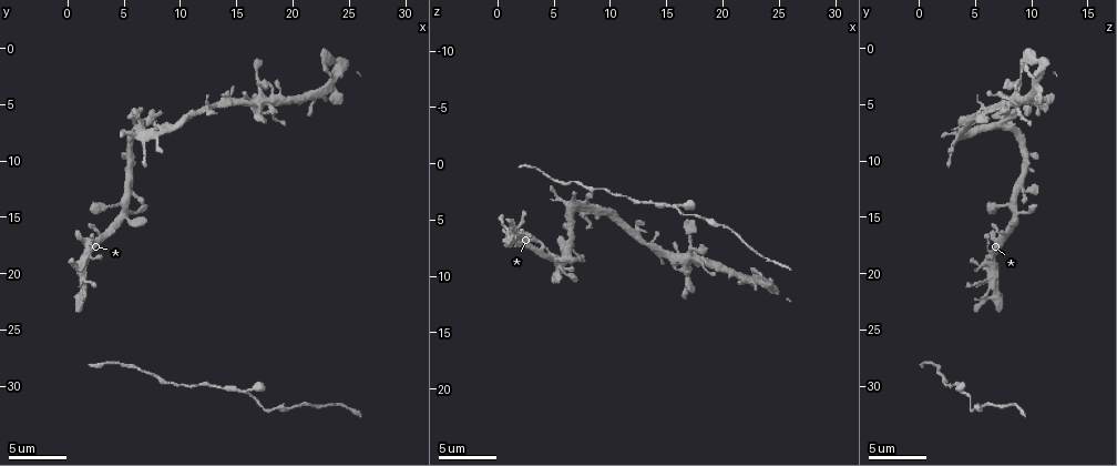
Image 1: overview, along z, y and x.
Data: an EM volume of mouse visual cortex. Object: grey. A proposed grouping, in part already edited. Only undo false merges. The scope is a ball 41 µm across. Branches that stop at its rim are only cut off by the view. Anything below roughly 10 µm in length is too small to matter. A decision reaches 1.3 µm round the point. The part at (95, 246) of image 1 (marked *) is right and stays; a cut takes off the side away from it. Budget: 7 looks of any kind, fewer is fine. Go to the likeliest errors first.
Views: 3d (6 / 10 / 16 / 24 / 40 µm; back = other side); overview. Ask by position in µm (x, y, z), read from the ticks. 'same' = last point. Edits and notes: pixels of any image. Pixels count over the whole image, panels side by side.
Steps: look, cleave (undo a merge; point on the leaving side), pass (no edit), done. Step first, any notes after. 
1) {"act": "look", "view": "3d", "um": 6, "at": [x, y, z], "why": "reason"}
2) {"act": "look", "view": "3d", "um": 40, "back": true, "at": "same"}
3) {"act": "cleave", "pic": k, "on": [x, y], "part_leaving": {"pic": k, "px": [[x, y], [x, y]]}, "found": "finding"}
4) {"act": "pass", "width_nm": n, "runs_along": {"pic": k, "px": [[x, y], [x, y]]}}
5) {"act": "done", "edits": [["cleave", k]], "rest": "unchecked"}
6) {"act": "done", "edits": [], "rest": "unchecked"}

{"act": "look", "view": "3d", "um": 6, "at": [15.8, 30.6, 3.8], "why": "two arms in line, one across"}

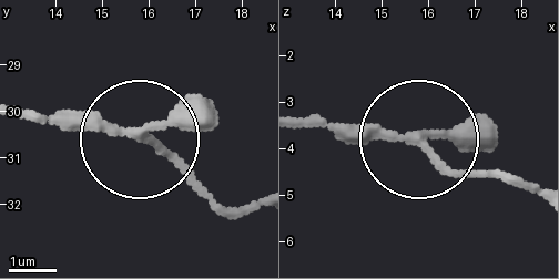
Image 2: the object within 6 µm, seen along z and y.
{"act": "pass", "arms": 3, "found": "continuous, no second neuron"}

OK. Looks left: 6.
{"act": "look", "view": "3d", "um": 10, "at": [15.0, 5.0, 7.8], "why": "three-way junction"}

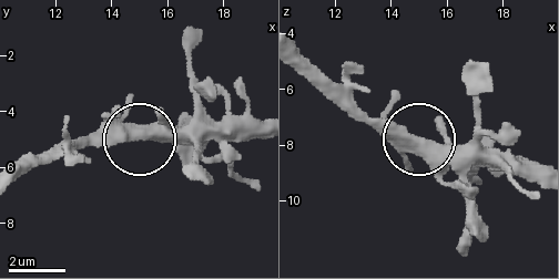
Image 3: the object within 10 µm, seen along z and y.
{"act": "look", "view": "3d", "um": 6, "at": [14.9, 4.7, 8.0]}

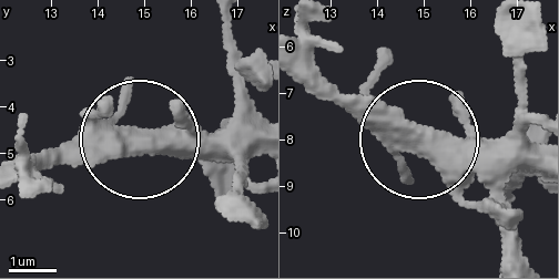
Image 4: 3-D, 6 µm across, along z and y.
{"act": "pass", "runs_along": {"pic": 4, "px": [[303, 59], [423, 138], [538, 142]]}, "found": "continuous, no second neuron"}

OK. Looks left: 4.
{"act": "look", "view": "3d", "um": 16, "at": [9.6, 7.2, 4.2], "why": "narrows sharply"}

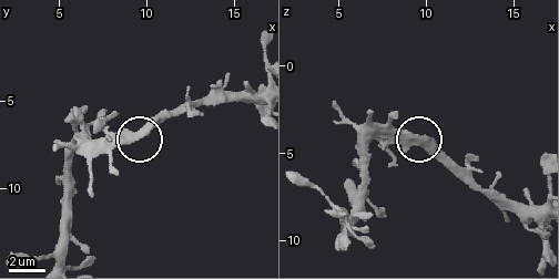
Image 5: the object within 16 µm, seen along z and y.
{"act": "look", "view": "3d", "um": 16, "back": true, "at": [9.8, 6.9, 4.1]}

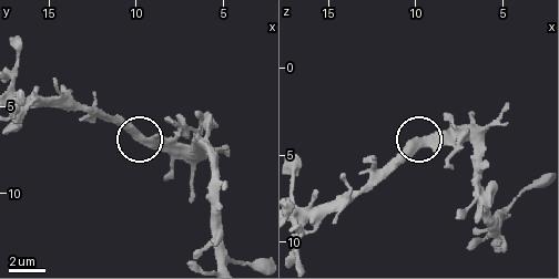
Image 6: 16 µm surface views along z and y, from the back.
{"act": "pass", "found": "continuous, no second neuron"}

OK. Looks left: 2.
{"act": "look", "view": "3d", "um": 16, "at": [9.2, 29.6, 2.2], "why": "sudden change in width"}

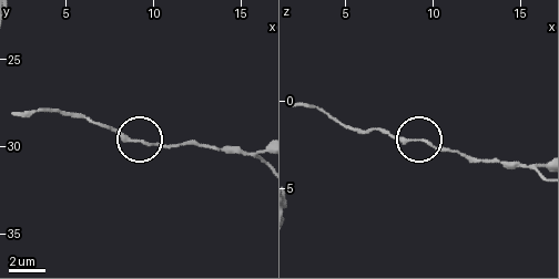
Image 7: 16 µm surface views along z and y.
{"act": "pass", "found": "all the same neuron"}

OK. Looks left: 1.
{"act": "done", "edits": [], "rest": "unchecked"}

